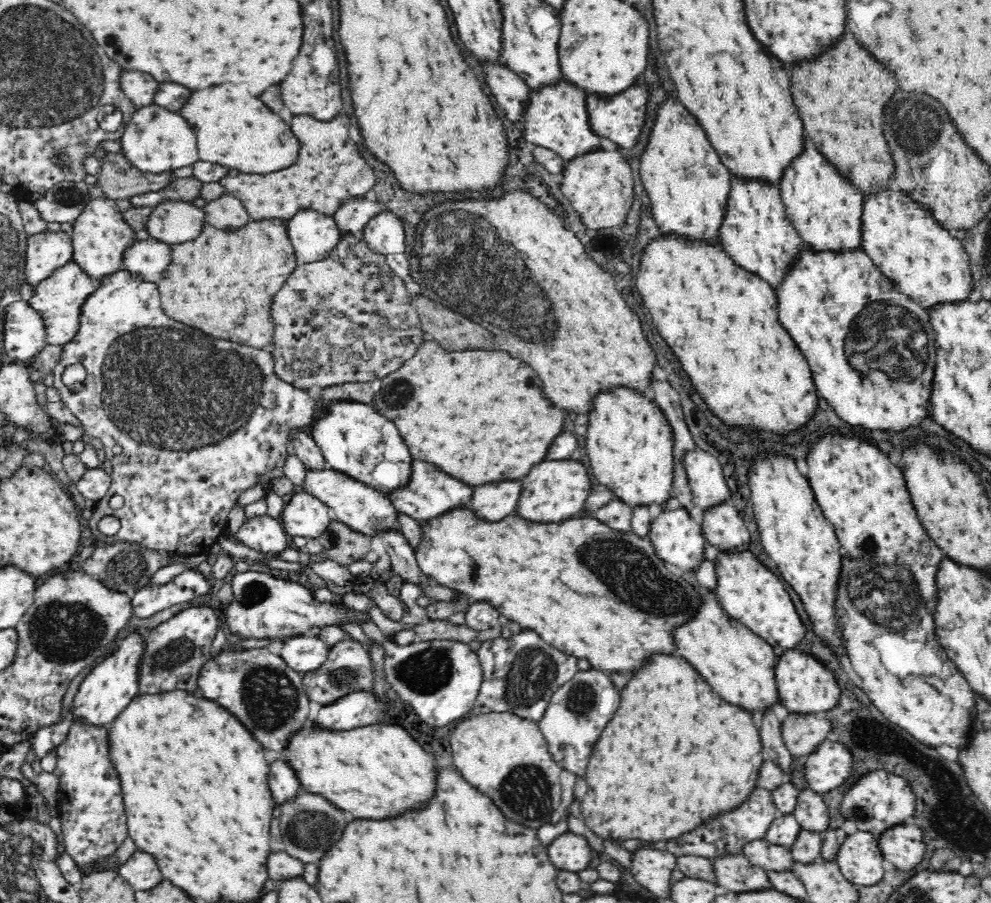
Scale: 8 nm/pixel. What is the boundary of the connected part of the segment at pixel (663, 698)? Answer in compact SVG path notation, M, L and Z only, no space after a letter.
M654 656L654 660L650 660L650 668L646 668L646 672L638 672L638 676L632 676L630 684L622 692L622 704L620 704L618 712L614 714L614 720L610 720L610 728L606 728L606 732L602 734L602 740L597 744L598 748L594 748L594 760L590 760L590 766L584 776L587 780L588 792L581 801L582 819L597 837L602 840L612 838L618 844L622 844L626 840L634 840L634 838L643 842L674 840L686 832L692 832L700 824L706 824L706 822L718 818L720 814L736 810L740 804L746 802L746 798L756 788L760 768L764 764L760 732L754 726L752 716L746 716L746 712L742 712L740 708L726 704L720 696L716 696L708 688L708 684L702 680L702 676L698 676L698 672L686 660L674 658L674 656Z

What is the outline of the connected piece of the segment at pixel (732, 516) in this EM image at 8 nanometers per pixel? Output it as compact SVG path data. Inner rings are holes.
M724 503L720 507L713 508L712 511L706 511L700 521L705 537L717 550L728 553L752 552L750 531L742 515L732 504Z

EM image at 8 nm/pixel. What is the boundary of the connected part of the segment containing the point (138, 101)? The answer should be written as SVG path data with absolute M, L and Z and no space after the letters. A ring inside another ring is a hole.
M123 72L121 76L123 91L133 100L137 108L153 105L160 84L142 72Z

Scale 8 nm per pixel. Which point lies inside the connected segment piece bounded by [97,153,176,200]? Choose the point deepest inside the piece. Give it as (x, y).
(119, 179)

